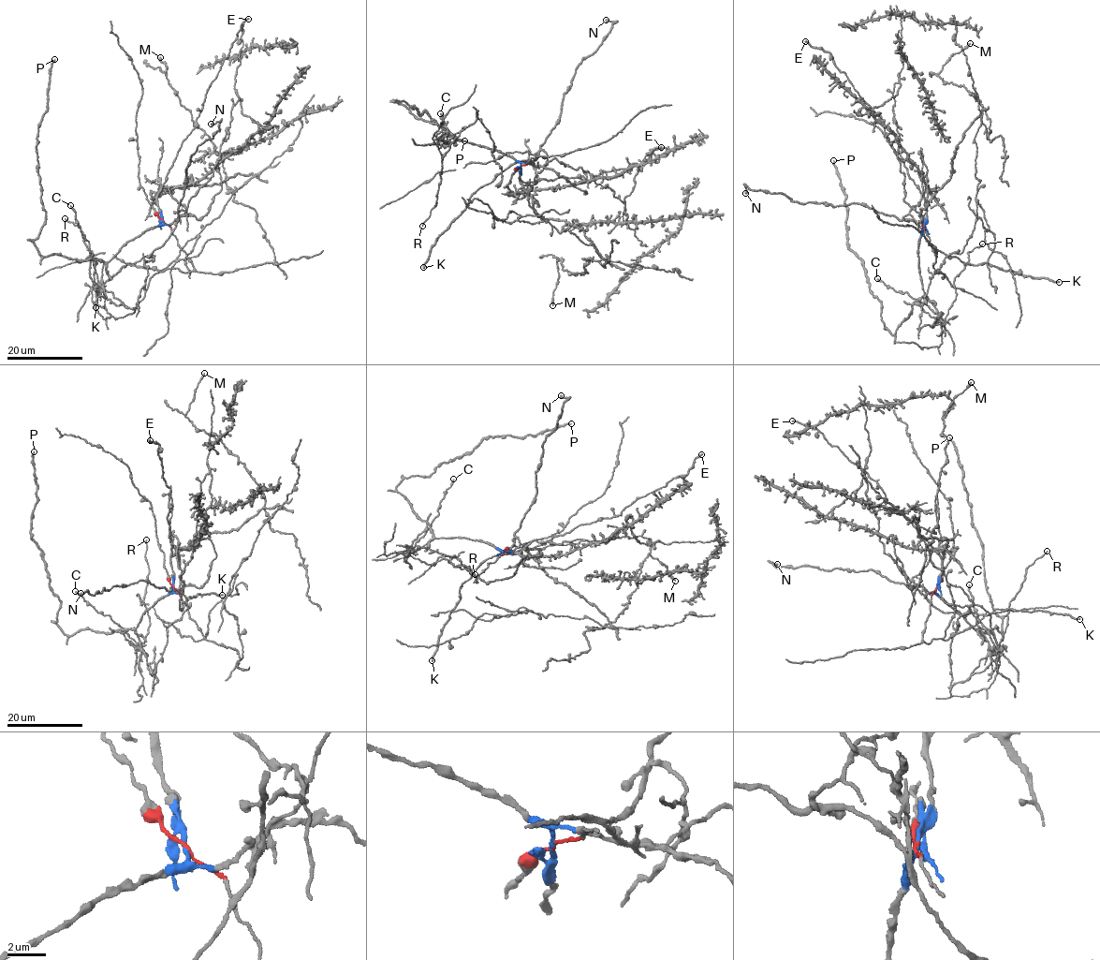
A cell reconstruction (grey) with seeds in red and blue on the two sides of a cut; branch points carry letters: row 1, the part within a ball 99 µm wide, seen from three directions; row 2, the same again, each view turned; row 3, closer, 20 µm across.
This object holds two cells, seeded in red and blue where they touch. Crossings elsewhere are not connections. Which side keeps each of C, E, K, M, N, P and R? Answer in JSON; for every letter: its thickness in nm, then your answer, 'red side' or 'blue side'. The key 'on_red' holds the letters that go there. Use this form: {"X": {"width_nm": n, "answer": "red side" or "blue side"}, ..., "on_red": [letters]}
{"C": {"width_nm": 200, "answer": "blue side"}, "E": {"width_nm": 240, "answer": "blue side"}, "K": {"width_nm": 320, "answer": "blue side"}, "M": {"width_nm": 240, "answer": "blue side"}, "N": {"width_nm": 320, "answer": "blue side"}, "P": {"width_nm": 200, "answer": "blue side"}, "R": {"width_nm": 110, "answer": "blue side"}, "on_red": []}

